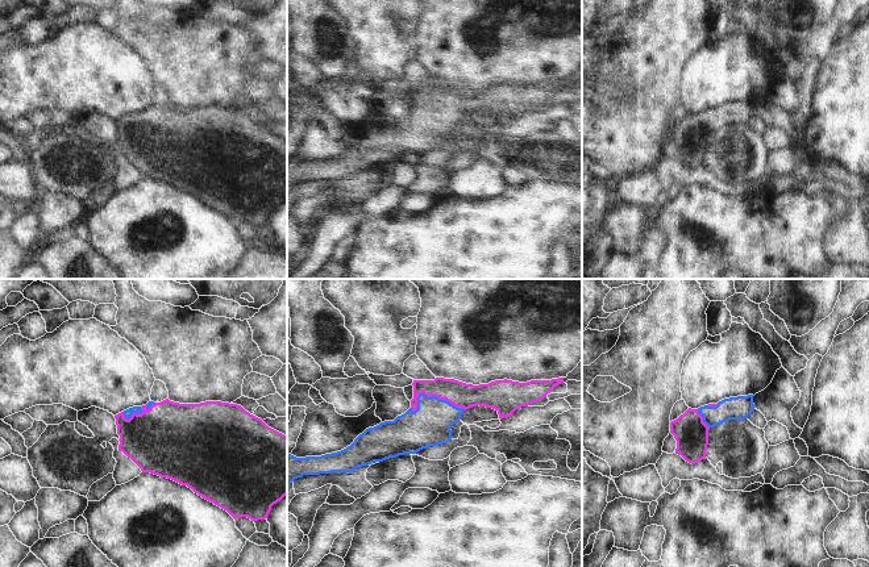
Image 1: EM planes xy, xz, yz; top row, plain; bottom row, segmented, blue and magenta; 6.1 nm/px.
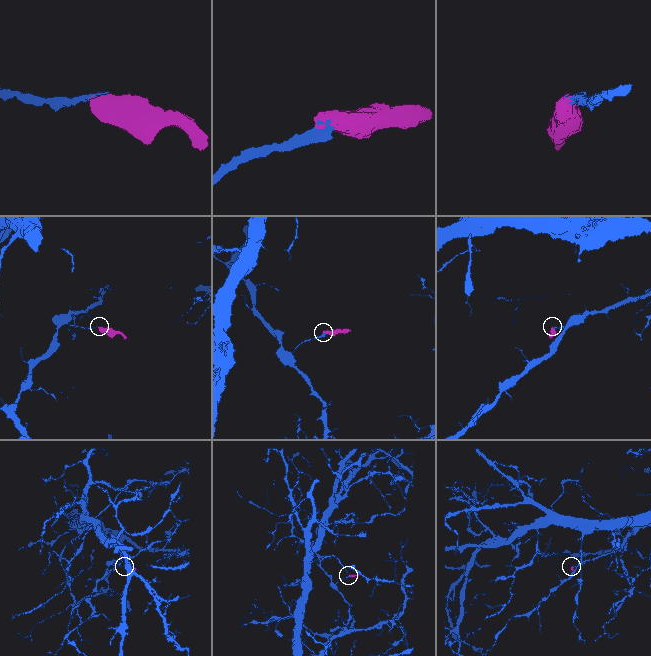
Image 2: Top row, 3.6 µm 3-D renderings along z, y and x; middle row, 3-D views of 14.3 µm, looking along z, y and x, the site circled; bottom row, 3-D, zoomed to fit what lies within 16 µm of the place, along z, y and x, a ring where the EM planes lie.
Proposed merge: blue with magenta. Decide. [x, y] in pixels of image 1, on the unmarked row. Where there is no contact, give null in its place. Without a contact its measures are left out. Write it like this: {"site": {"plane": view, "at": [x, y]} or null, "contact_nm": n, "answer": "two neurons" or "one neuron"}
{"site": {"plane": "xz", "at": [432, 101]}, "contact_nm": 340, "answer": "one neuron"}

